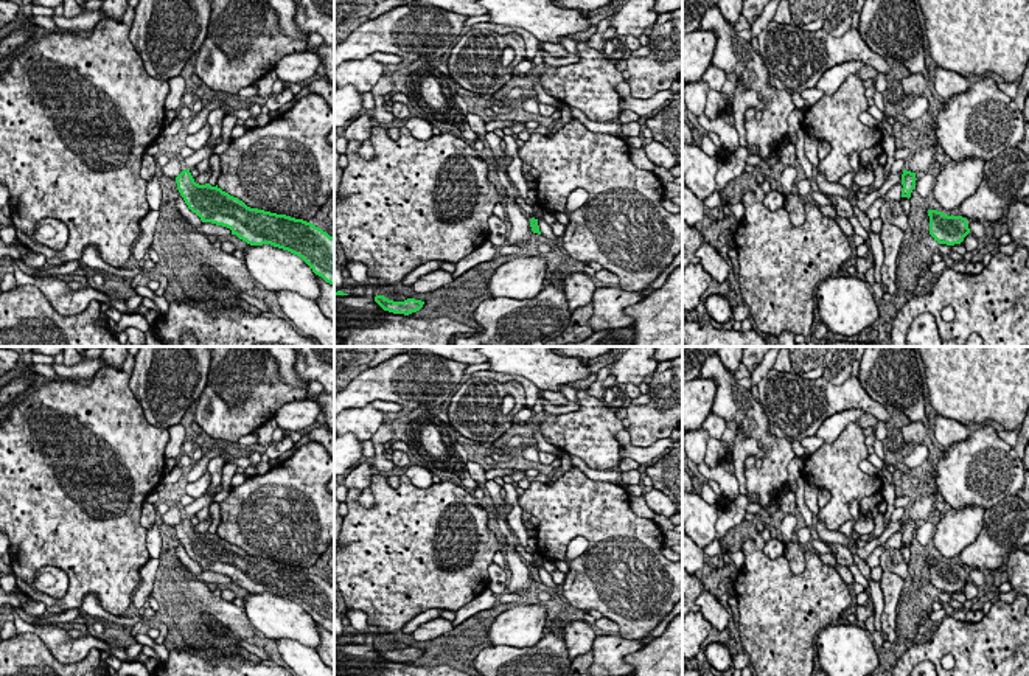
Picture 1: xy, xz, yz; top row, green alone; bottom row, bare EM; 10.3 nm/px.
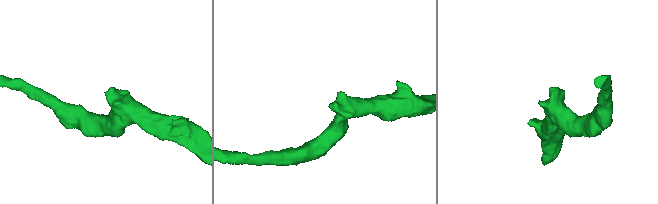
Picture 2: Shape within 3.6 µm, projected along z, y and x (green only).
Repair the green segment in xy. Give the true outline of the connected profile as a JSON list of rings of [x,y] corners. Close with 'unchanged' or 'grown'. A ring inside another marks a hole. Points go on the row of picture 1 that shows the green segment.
[[[190,169],[176,177],[188,208],[202,222],[232,230],[250,246],[270,244],[300,256],[316,275],[334,284],[334,238],[303,219],[247,207],[218,185],[199,185]]]; unchanged

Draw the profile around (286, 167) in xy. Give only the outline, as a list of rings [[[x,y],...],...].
[[[316,93],[302,96],[291,110],[270,120],[266,126],[247,129],[242,137],[232,140],[227,151],[219,155],[221,174],[218,188],[238,197],[250,208],[311,222],[334,193],[334,145],[326,141],[326,135],[333,127],[334,112],[326,101]]]

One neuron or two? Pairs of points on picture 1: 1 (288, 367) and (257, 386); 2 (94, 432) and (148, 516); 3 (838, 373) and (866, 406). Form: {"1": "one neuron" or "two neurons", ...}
{"1": "two neurons", "2": "two neurons", "3": "two neurons"}

